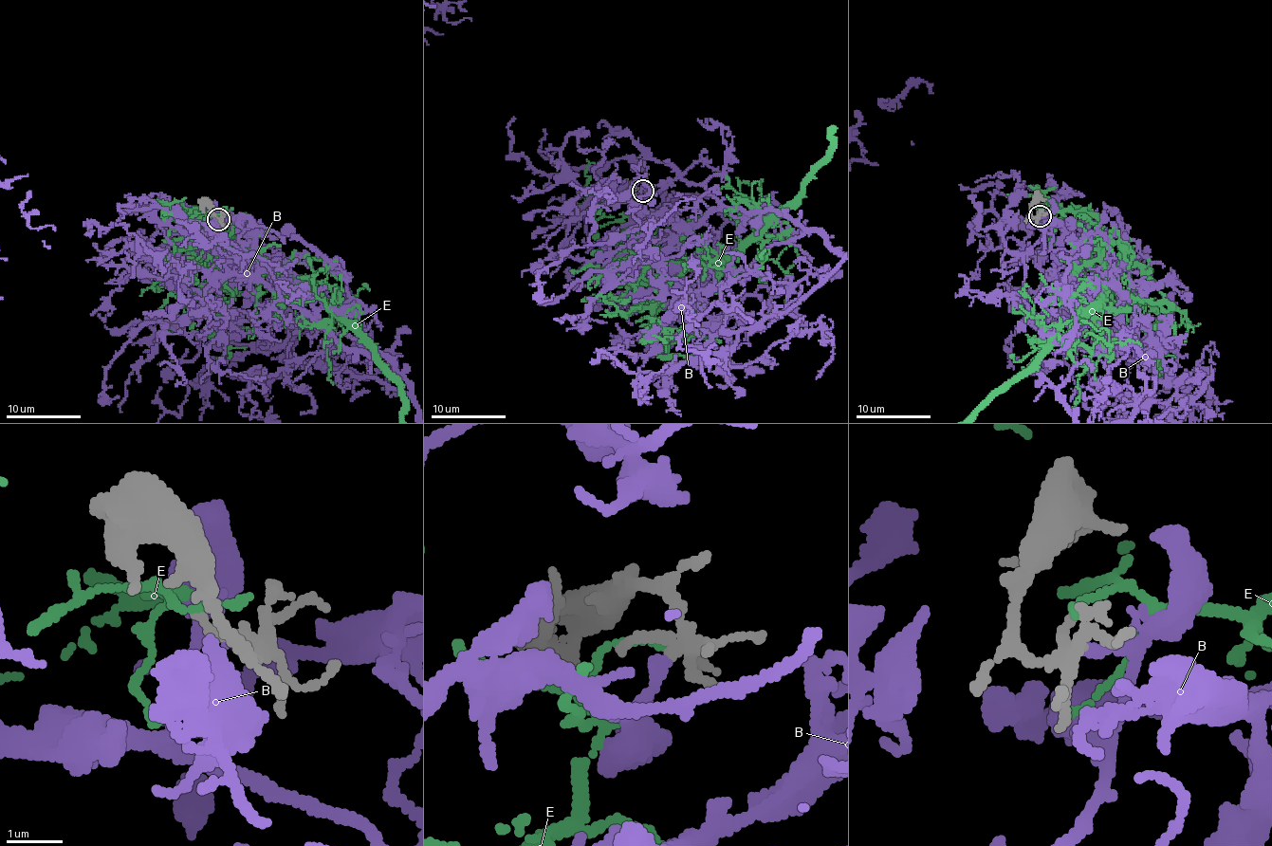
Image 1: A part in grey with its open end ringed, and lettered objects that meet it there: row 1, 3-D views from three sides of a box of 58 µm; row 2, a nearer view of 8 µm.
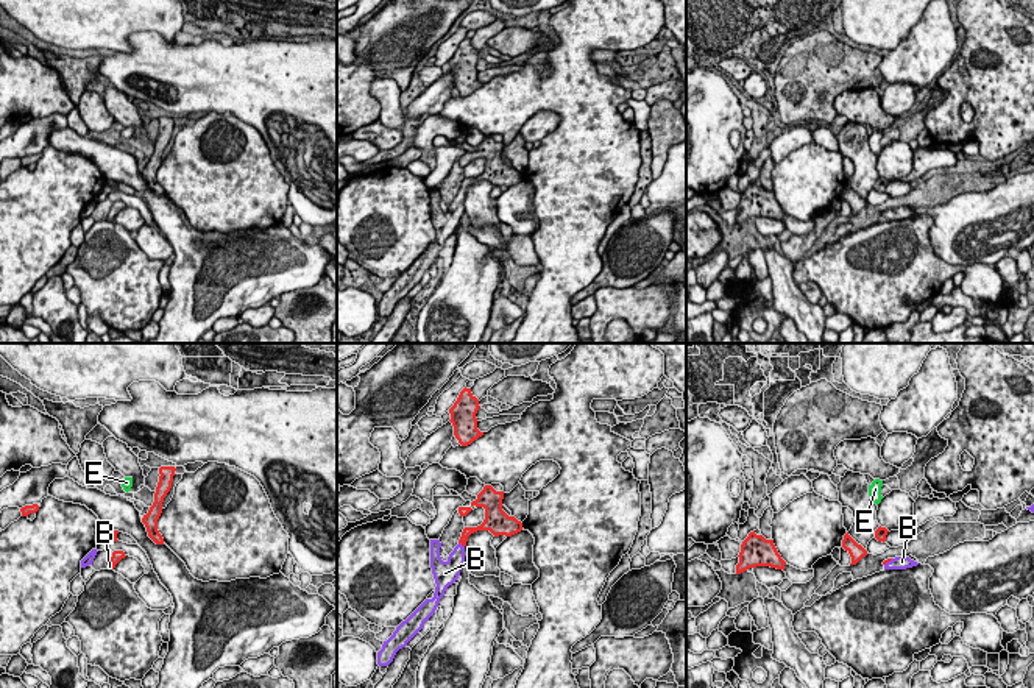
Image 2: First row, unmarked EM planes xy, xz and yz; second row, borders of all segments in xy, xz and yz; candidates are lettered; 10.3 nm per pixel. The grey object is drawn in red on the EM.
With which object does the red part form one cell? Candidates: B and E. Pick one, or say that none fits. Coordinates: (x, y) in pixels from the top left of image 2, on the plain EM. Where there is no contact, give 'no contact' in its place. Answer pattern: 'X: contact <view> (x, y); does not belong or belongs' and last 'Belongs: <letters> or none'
B: contact xz (462, 195); belongs
E: no contact; does not belong
Belongs: B

